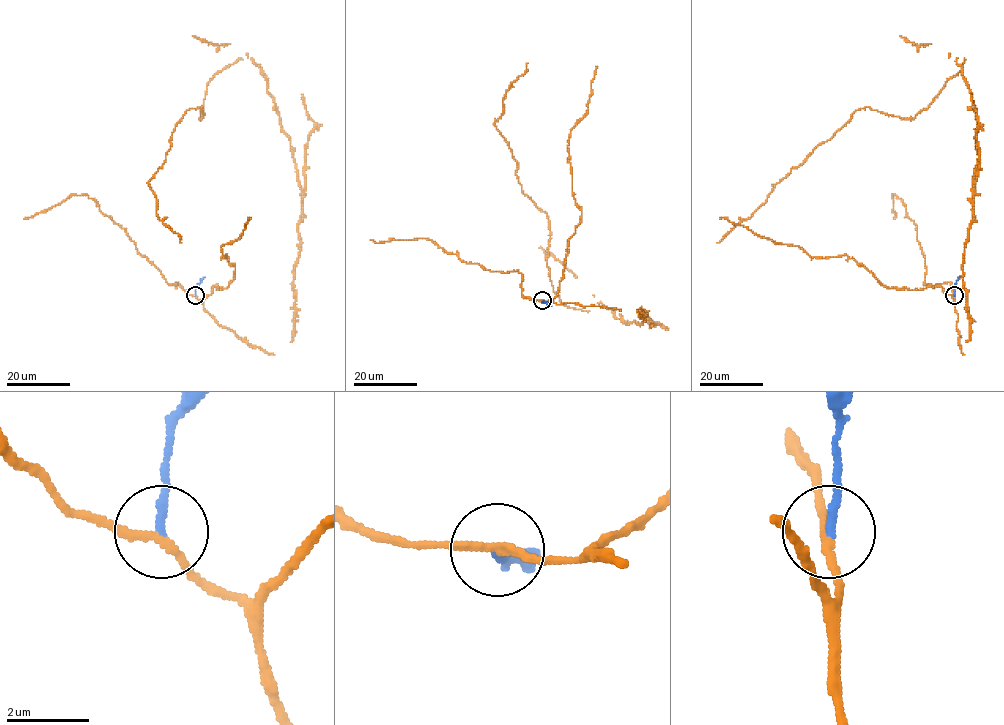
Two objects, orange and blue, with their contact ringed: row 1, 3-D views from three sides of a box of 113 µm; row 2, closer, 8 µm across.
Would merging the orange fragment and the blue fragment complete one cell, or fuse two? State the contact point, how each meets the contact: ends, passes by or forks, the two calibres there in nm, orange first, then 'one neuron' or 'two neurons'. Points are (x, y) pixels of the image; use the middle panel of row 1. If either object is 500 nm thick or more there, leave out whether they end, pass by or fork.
(542, 300) | orange passes by | blue ends | 180/200 nm | two neurons

